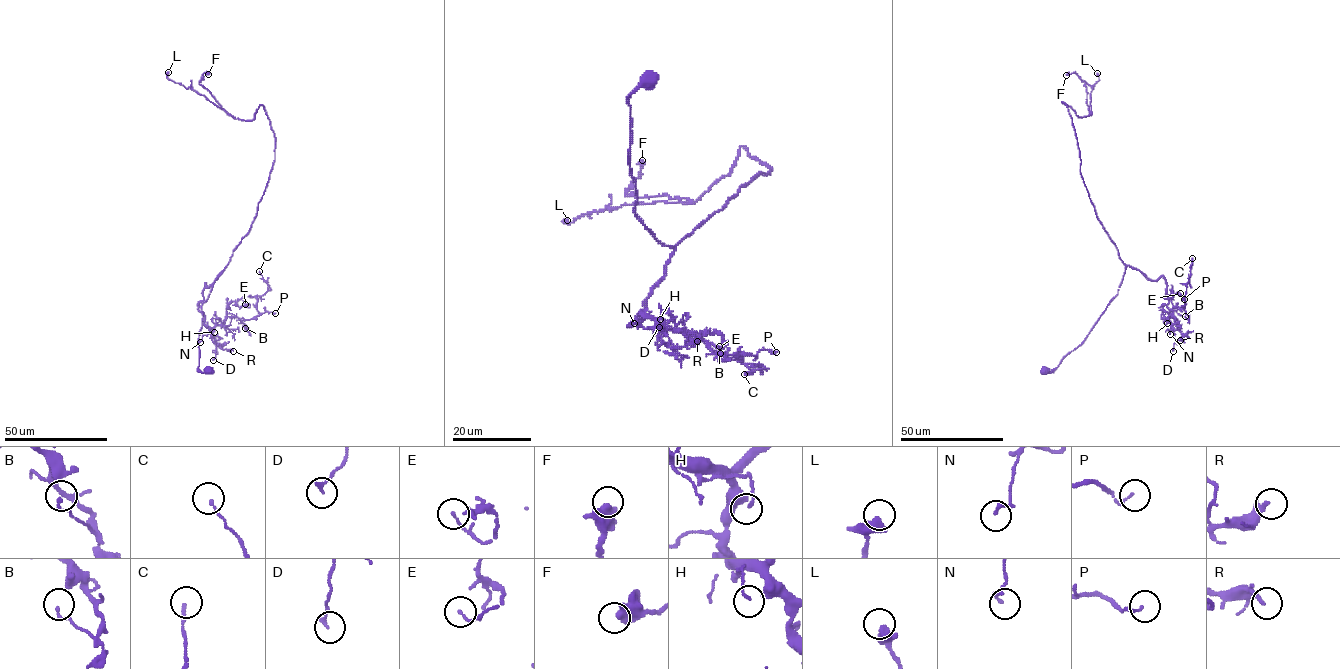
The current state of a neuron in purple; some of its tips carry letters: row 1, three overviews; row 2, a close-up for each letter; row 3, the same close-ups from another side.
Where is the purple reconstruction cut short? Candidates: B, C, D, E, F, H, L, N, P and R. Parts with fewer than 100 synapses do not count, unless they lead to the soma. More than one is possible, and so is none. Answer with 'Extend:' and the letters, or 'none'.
Extend: none

